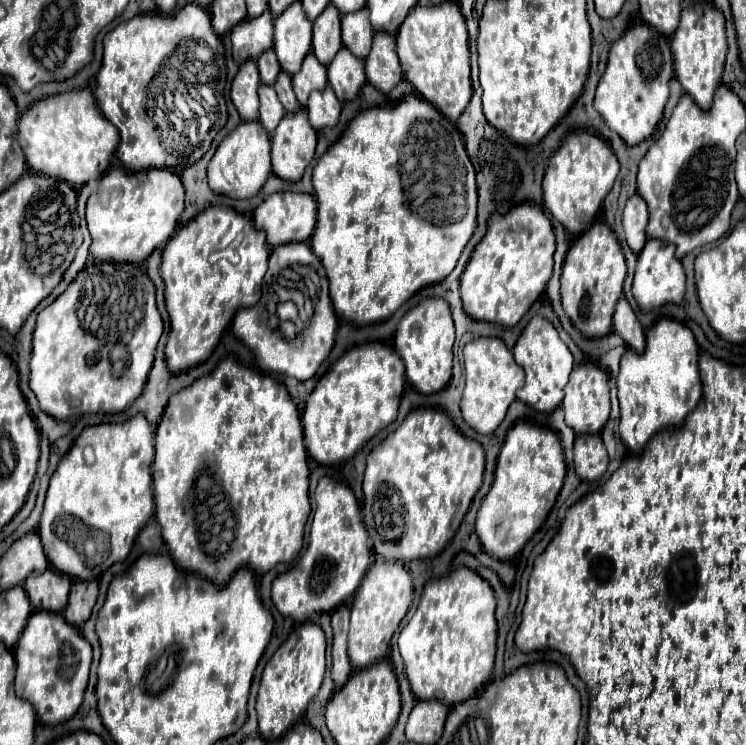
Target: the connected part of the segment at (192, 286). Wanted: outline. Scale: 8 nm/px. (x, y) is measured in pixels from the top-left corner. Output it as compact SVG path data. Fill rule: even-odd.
M207 207L201 215L197 215L187 227L179 229L163 249L161 277L165 281L165 301L171 317L171 331L165 345L167 367L177 375L199 363L207 361L215 351L221 333L231 323L233 315L239 307L253 307L261 297L261 283L267 271L267 251L263 231L251 227L251 223L229 207Z

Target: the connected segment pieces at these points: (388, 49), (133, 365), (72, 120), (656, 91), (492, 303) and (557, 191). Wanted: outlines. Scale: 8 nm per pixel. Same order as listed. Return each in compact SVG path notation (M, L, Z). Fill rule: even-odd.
M375 33L371 55L365 59L365 75L367 81L385 95L403 79L399 59L395 53L395 37Z
M99 263L91 271L93 273L89 275L83 269L79 277L67 287L67 291L61 293L51 305L41 309L37 315L29 387L35 393L39 407L43 407L43 411L47 411L47 415L55 419L67 419L71 415L99 411L113 415L131 407L145 387L147 375L153 365L155 347L163 333L163 321L155 305L155 287L147 275L143 275L133 265L117 267L111 263ZM117 359L123 359L123 377L115 377ZM69 397L79 399L81 405L71 407Z
M81 89L43 99L29 107L19 119L19 143L31 171L81 187L103 177L119 143L119 133L103 119L91 89Z
M635 25L613 43L603 77L595 93L595 109L605 125L615 131L627 145L645 141L663 117L669 99L669 81L673 77L673 59L665 35L651 31L647 25Z
M531 203L513 207L507 215L491 219L487 235L475 247L461 279L463 311L477 321L515 327L535 299L545 291L553 275L555 235L549 217ZM511 229L511 231L507 231ZM525 229L525 231L513 231Z
M587 131L569 133L561 147L551 155L543 177L543 201L549 213L567 229L569 235L577 237L585 233L601 209L605 195L611 191L619 173L619 161L611 147L597 135Z

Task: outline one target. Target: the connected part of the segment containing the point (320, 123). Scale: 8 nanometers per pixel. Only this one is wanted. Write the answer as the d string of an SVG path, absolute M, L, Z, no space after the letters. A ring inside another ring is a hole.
M331 87L311 93L307 103L307 115L317 131L325 127L335 127L339 121L339 113L341 113L341 103Z

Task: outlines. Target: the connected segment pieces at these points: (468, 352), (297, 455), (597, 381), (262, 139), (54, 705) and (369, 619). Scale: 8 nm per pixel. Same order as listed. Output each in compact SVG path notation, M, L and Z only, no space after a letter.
M483 337L465 345L465 389L461 393L461 415L463 421L477 433L493 433L503 421L507 407L515 401L515 391L523 385L525 373L515 363L513 353L501 339Z
M233 357L223 359L213 373L207 377L197 379L191 387L181 389L175 393L167 409L163 413L163 419L157 427L155 433L155 461L153 461L153 493L155 493L155 517L161 525L163 539L167 547L171 549L173 561L183 569L197 573L205 579L211 579L213 585L227 585L231 575L235 575L241 567L249 567L255 573L263 575L269 569L273 569L277 563L287 563L291 561L299 549L303 547L303 529L311 511L309 505L309 467L307 467L307 451L303 445L303 429L301 429L301 419L295 403L291 401L287 389L277 383L273 377L263 375L255 369L247 369L241 363L237 363Z
M587 361L587 363L581 363L579 367L575 367L571 371L571 377L569 377L569 383L565 385L565 399L561 403L561 409L565 411L565 423L579 435L595 435L595 433L601 433L603 425L607 423L609 419L609 411L611 411L611 405L609 405L609 379L607 379L607 373Z
M259 121L241 123L217 147L217 151L209 163L209 169L207 169L209 187L215 193L227 195L231 199L255 197L259 193L259 189L265 185L265 181L269 179L269 175L273 173L269 151L271 151L271 141L269 141L267 131L263 129L263 125Z
M39 611L29 617L27 627L19 637L19 643L15 645L13 653L17 663L17 695L23 695L21 699L33 703L41 723L59 725L63 721L69 721L83 703L91 665L89 641L79 637L79 631L71 627L61 615Z
M377 561L371 571L363 577L359 591L355 591L351 607L351 629L349 629L349 659L351 665L361 671L381 661L387 651L393 633L409 611L413 601L413 579L401 561Z

